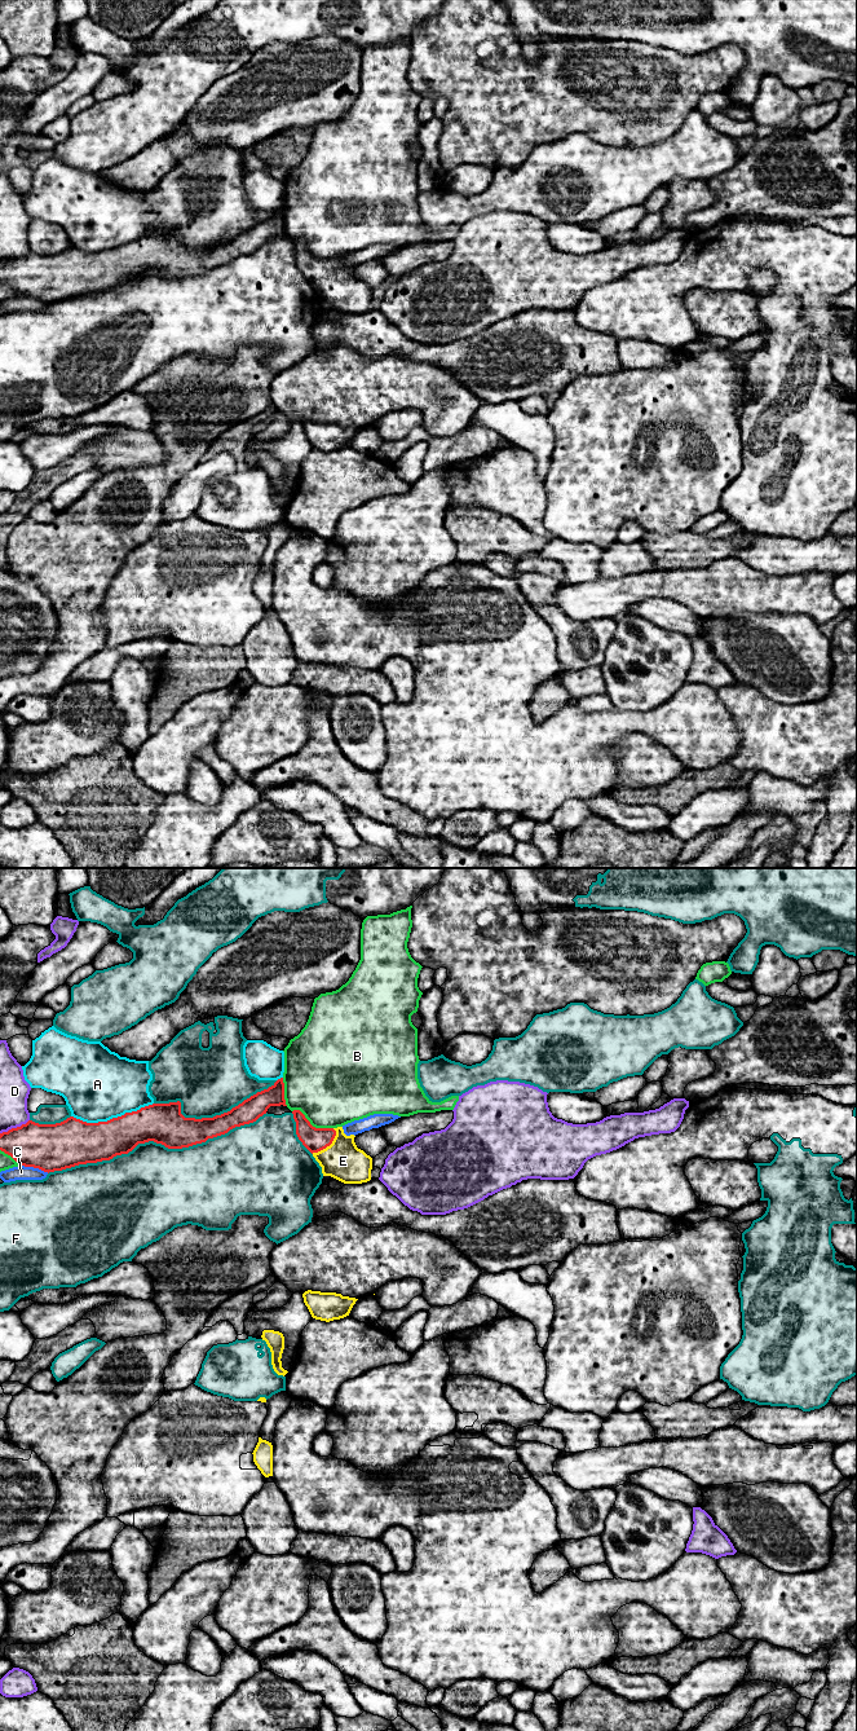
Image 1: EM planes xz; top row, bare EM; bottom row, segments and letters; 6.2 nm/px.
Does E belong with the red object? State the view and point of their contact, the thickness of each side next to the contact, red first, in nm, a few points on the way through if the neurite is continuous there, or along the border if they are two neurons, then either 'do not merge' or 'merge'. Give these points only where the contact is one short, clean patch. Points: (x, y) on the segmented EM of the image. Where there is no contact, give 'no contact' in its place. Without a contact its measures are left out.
xz (328, 1145) | 150/240 nm | across xz (313, 1139), (328, 1145), (343, 1161) | merge

